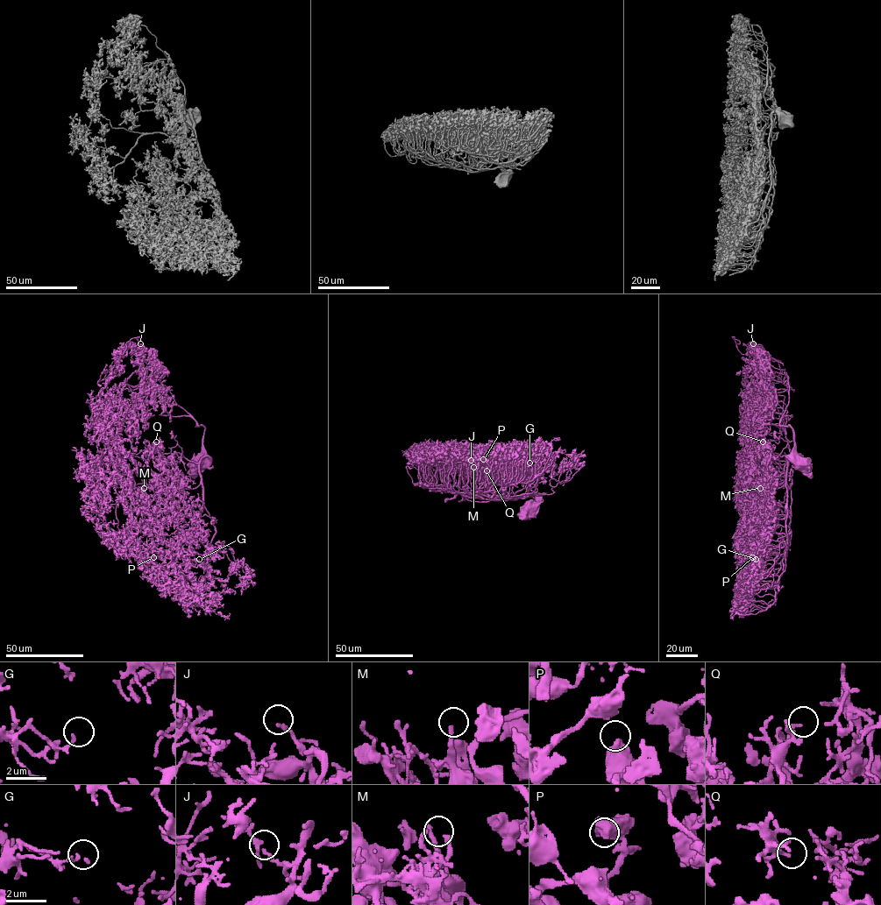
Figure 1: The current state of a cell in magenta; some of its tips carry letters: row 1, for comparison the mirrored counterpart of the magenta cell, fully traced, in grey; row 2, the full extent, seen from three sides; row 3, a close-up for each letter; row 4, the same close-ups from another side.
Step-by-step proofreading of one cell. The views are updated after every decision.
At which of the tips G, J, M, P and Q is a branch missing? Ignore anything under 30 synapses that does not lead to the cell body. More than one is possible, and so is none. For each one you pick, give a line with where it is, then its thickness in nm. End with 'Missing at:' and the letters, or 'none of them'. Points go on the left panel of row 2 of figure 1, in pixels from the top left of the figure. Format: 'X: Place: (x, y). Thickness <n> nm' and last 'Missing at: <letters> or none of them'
M: Place: (144, 488). Thickness 150 nm
P: Place: (153, 557). Thickness 600 nm
Missing at: M, P

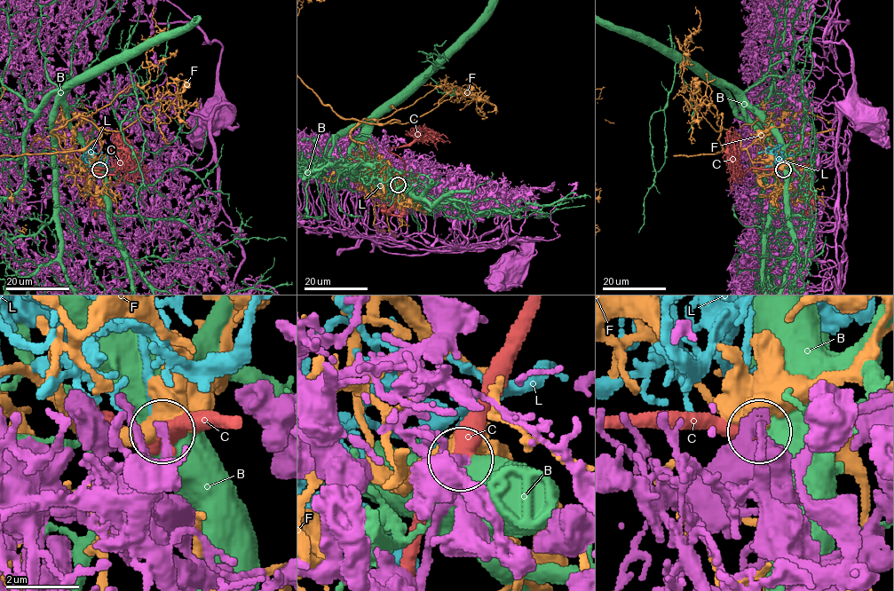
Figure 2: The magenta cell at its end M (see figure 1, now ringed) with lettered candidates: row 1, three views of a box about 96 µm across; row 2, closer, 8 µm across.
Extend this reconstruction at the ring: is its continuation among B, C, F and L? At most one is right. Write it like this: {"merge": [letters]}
{"merge": ["L"]}

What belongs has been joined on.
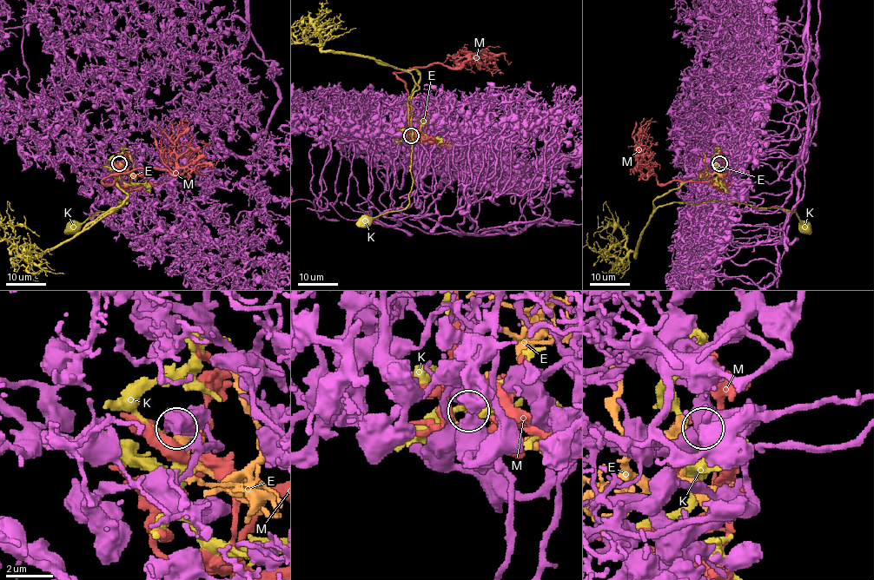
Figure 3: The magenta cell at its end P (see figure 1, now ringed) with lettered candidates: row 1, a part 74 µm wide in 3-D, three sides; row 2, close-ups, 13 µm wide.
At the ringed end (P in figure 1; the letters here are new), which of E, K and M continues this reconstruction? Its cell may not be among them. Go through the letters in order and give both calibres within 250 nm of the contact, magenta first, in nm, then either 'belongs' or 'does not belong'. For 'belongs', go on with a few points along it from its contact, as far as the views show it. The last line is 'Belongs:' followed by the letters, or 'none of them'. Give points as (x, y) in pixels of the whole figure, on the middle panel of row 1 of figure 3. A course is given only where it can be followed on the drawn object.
E: 650 nm thick on the magenta side, 650 nm on the other; belongs
K: 650 nm thick on the magenta side, 140 nm on the other; does not belong
M: 600 nm thick on the magenta side, 170 nm on the other; does not belong
Belongs: E

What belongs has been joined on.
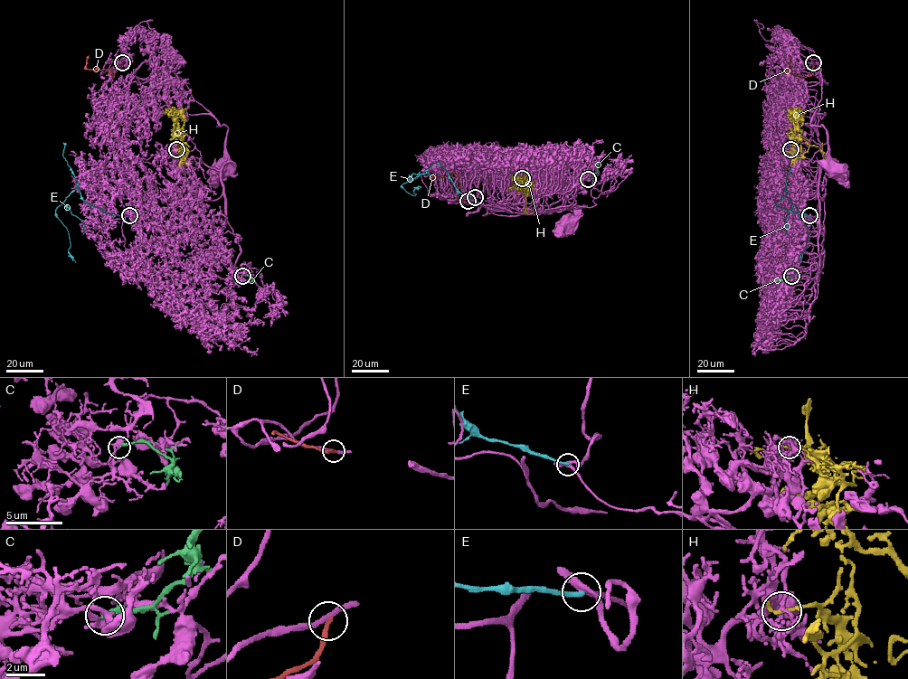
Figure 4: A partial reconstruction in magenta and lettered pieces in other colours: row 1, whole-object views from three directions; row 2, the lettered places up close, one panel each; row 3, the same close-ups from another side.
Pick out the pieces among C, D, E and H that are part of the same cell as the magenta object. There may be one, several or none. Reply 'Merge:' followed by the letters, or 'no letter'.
Merge: H

